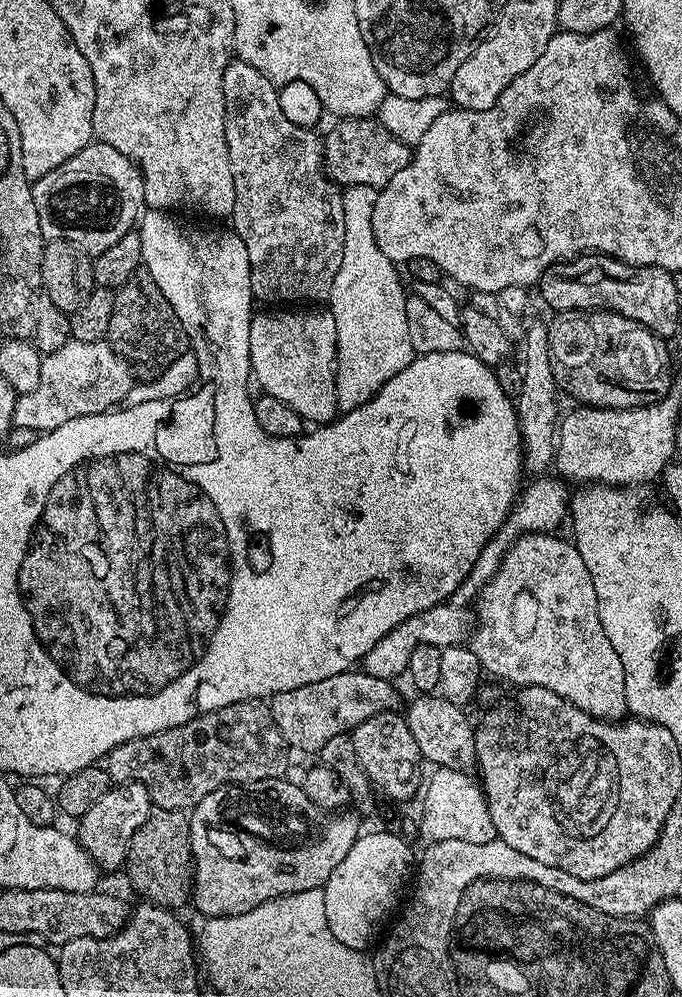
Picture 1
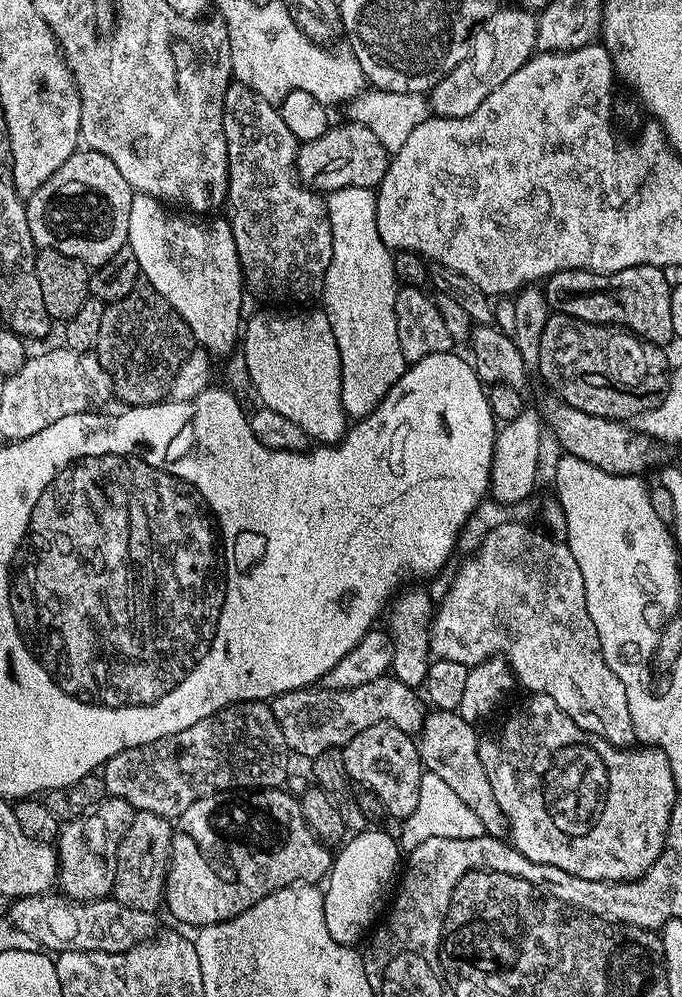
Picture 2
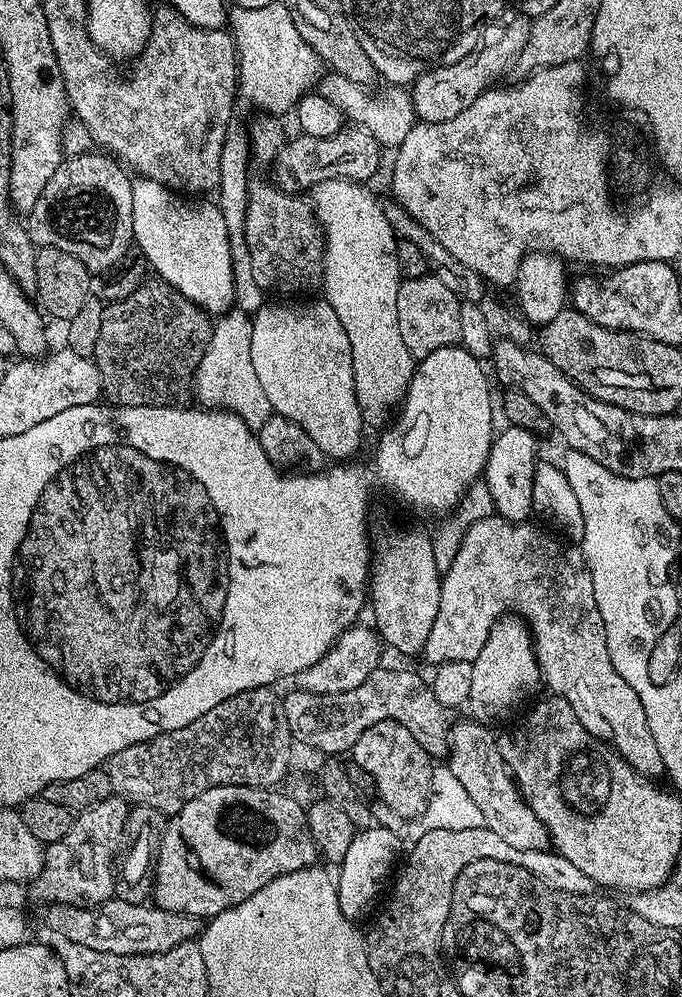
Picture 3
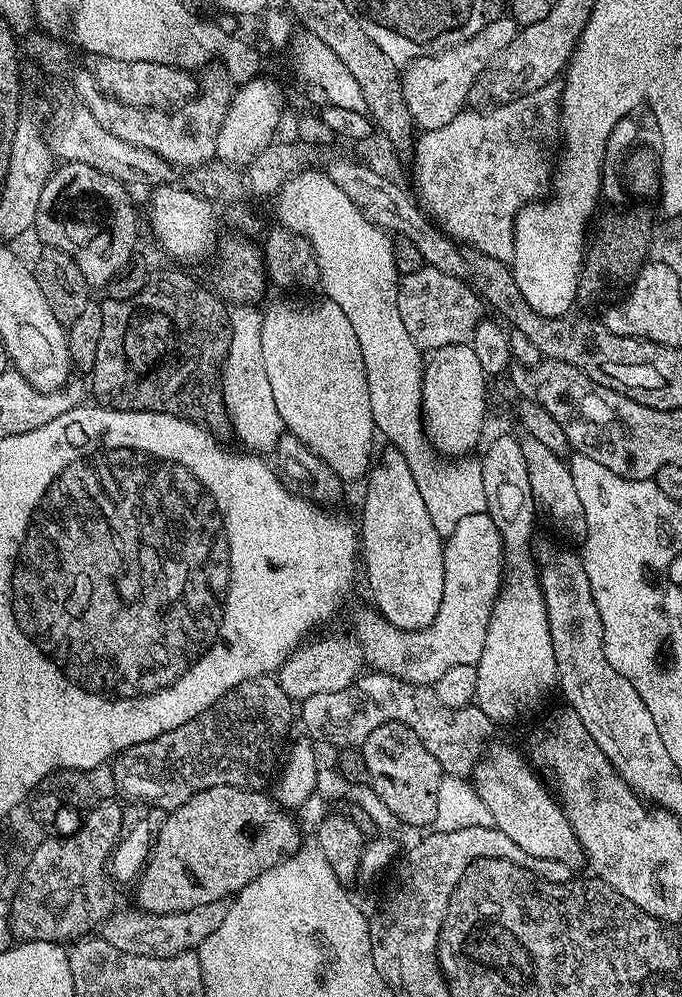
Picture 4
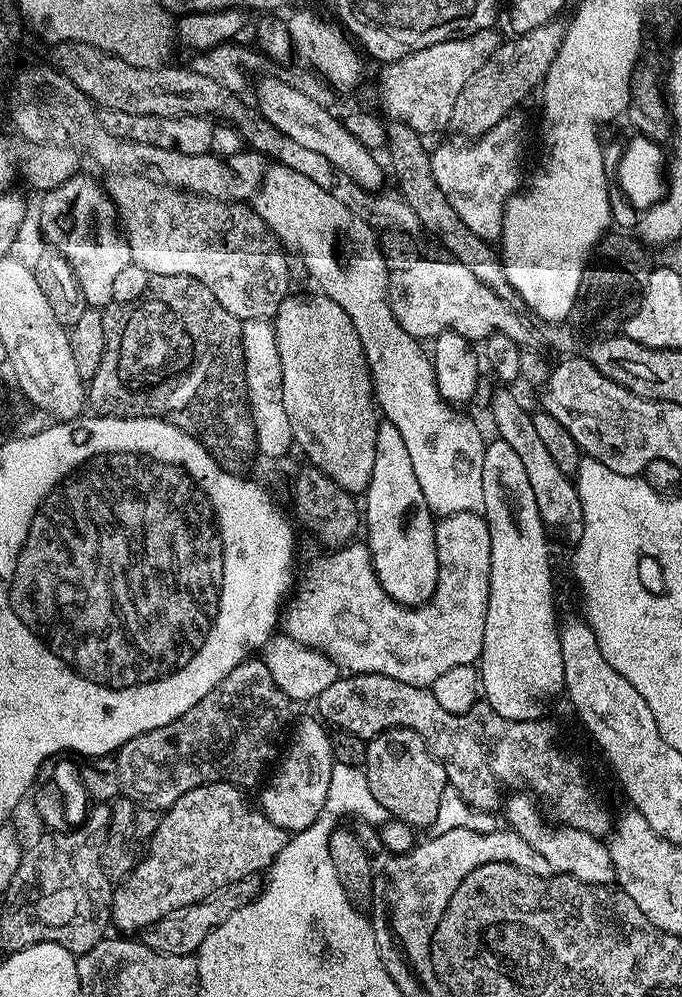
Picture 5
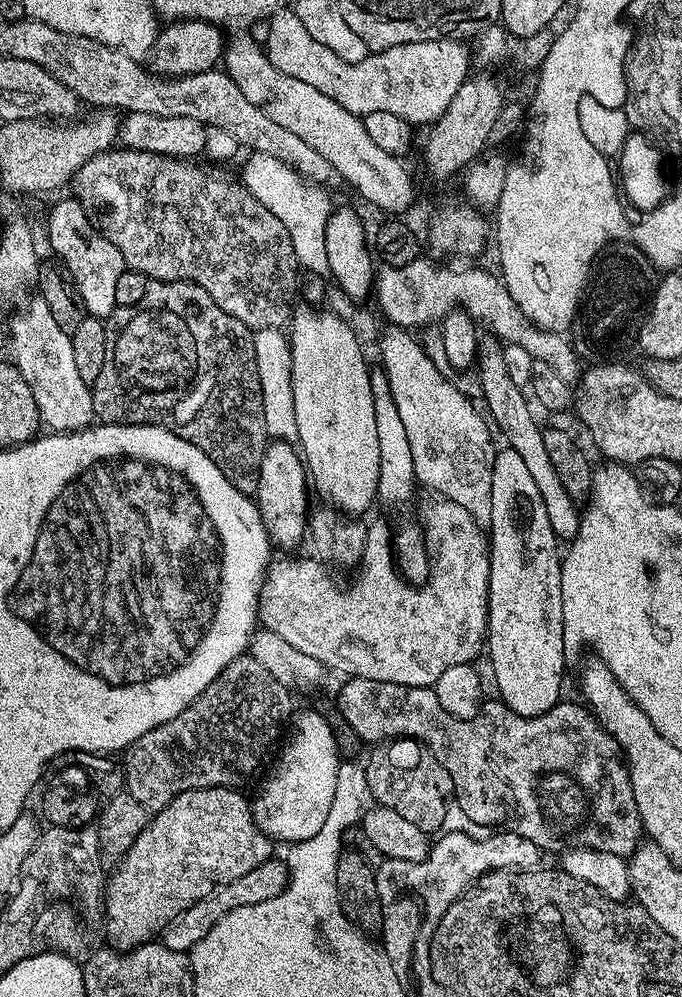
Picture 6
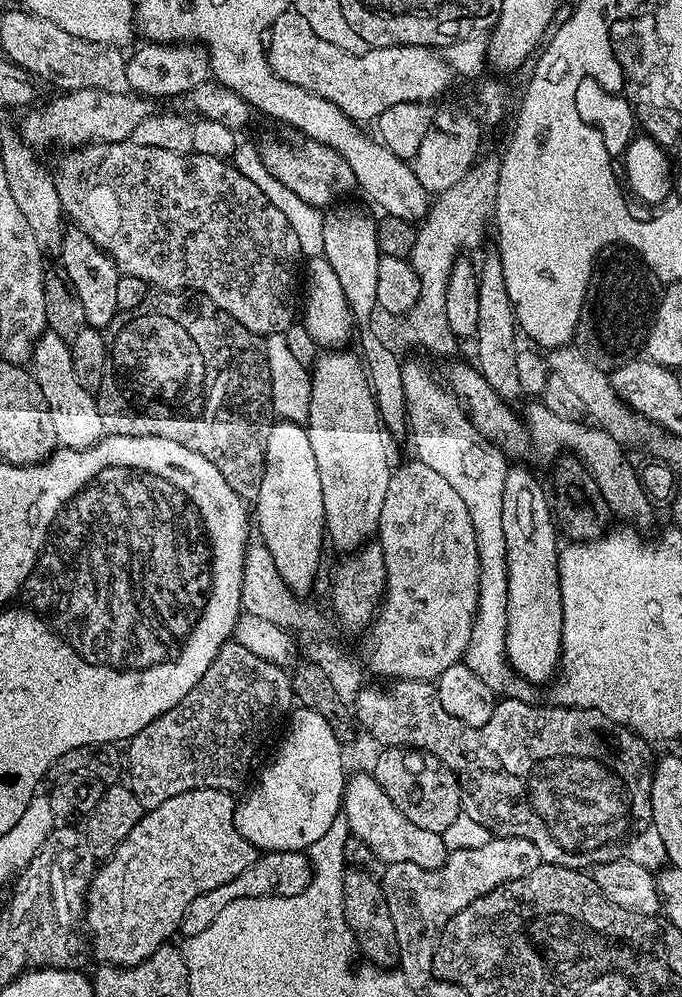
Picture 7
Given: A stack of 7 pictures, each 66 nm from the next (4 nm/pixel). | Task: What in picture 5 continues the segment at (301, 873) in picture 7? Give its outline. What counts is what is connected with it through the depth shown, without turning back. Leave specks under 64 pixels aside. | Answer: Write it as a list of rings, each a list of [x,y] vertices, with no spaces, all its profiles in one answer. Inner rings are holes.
[[[259,875],[247,876],[233,884],[222,886],[218,890],[206,894],[206,898],[202,898],[182,910],[174,910],[166,918],[145,928],[142,933],[142,943],[150,950],[162,954],[193,955],[202,946],[202,942],[206,942],[206,938],[210,938],[210,934],[214,934],[214,930],[218,930],[218,926],[222,926],[222,922],[226,922],[226,918],[230,918],[230,914],[234,914],[234,910],[242,910],[242,906],[249,904],[255,896],[260,895],[261,891],[262,880]]]

